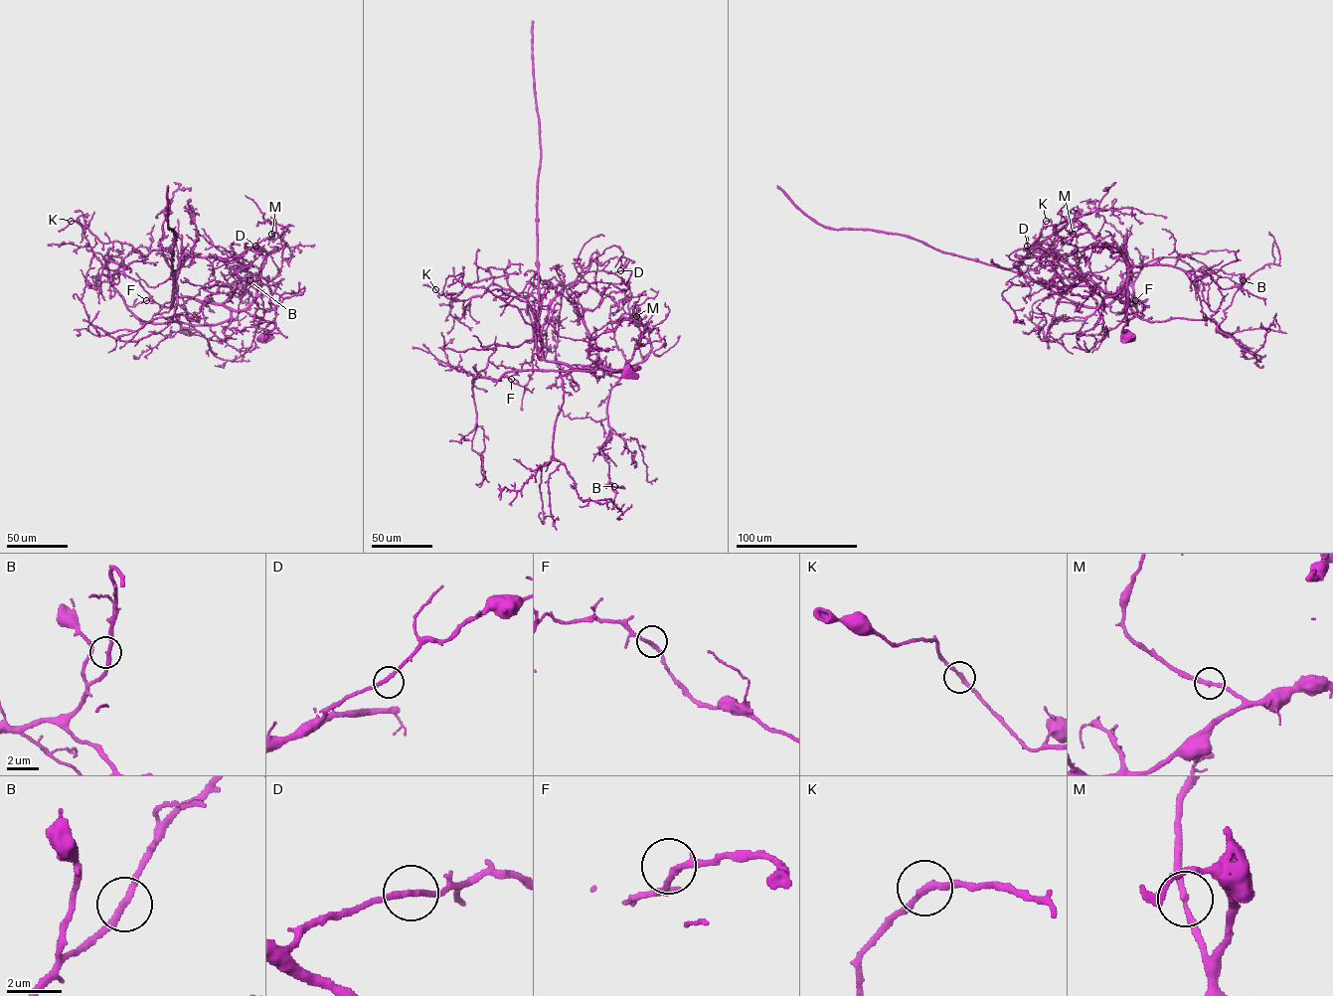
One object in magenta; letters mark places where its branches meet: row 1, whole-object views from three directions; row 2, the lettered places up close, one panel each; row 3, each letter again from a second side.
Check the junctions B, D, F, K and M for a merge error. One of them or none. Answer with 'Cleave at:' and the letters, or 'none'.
Cleave at: none

